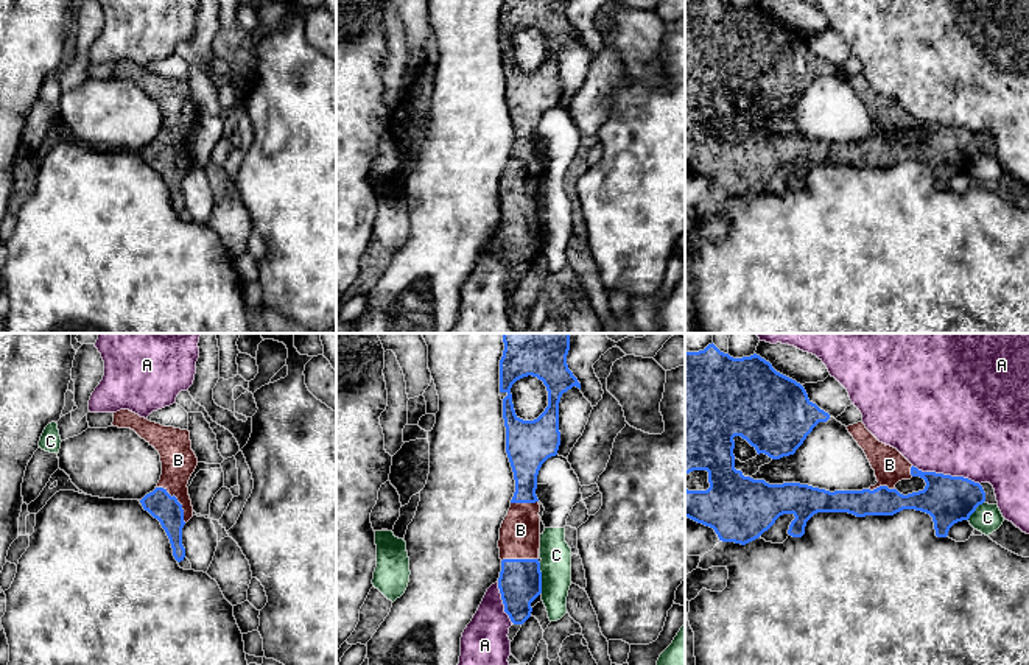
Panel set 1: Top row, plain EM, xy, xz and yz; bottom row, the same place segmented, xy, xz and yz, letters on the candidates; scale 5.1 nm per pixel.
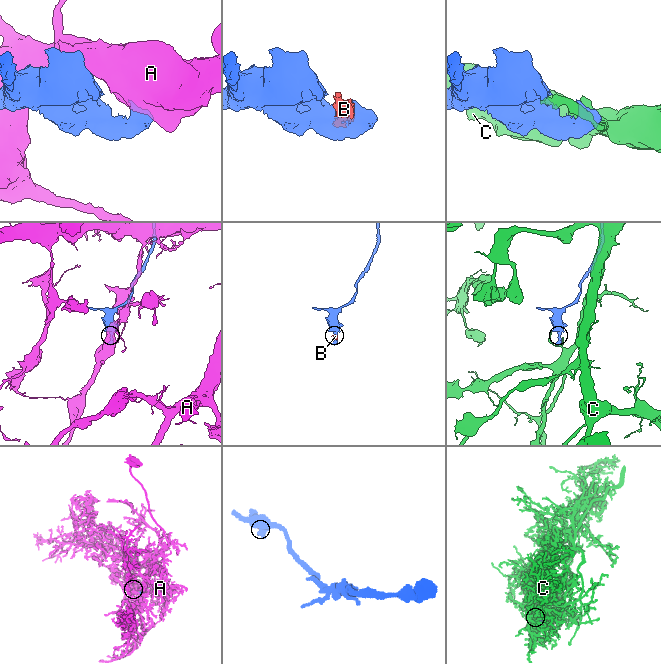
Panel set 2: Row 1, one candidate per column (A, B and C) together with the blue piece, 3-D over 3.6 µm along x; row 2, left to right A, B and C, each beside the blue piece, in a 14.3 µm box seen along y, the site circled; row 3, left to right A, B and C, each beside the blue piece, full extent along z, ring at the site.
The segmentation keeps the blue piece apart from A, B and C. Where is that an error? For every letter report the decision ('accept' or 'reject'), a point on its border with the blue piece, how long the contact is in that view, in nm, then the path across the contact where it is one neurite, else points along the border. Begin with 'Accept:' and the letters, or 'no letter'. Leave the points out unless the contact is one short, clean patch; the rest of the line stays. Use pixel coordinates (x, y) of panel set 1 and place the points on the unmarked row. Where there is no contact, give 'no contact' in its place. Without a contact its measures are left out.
Accept: B
A: reject; meets blue in yz at (947, 126); contact 360 nm long
B: accept; meets blue in xy at (176, 151); contact 240 nm long
C: reject; meets blue in xz at (540, 229); contact 160 nm long

